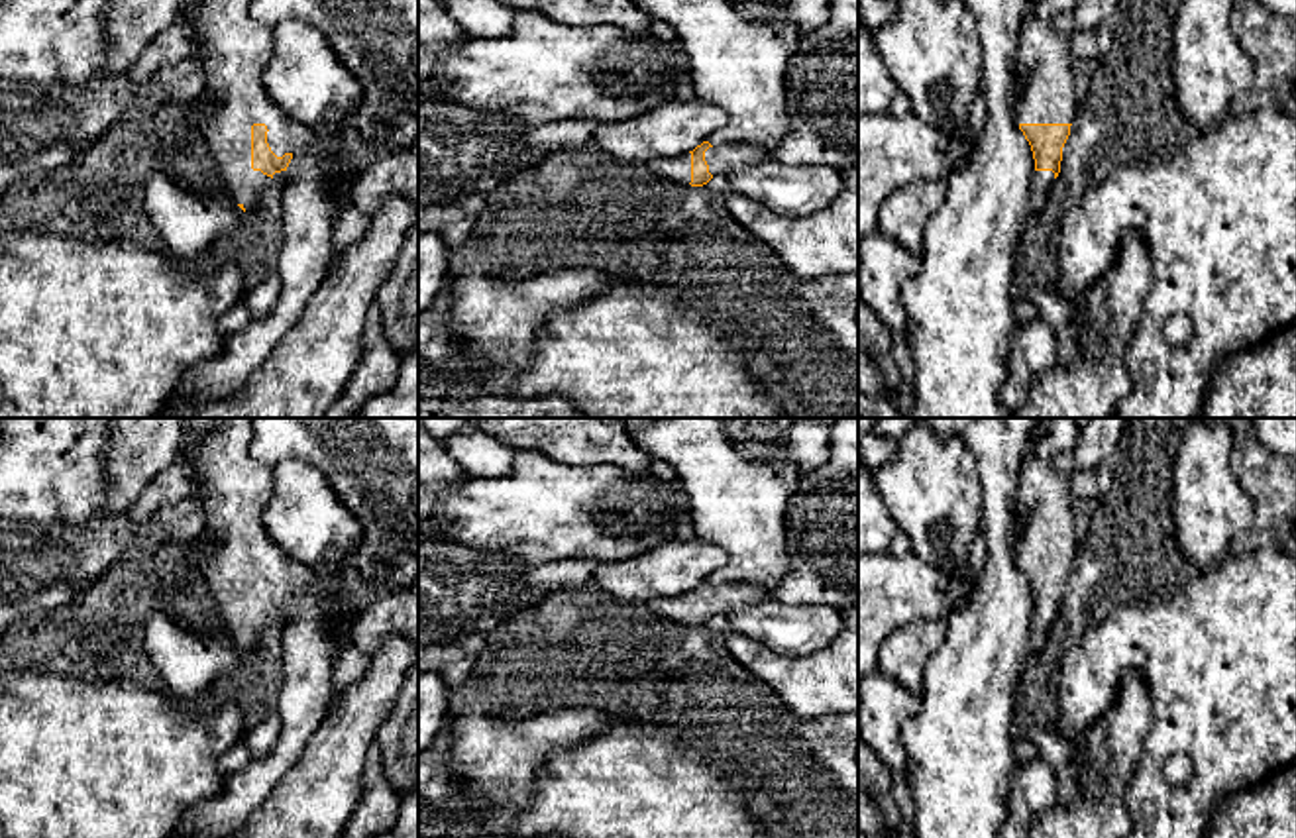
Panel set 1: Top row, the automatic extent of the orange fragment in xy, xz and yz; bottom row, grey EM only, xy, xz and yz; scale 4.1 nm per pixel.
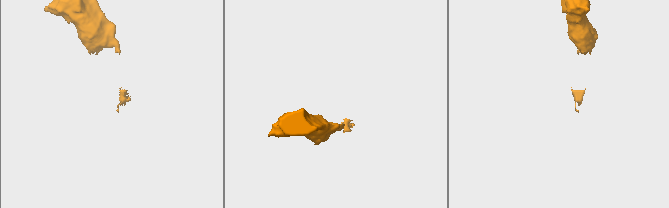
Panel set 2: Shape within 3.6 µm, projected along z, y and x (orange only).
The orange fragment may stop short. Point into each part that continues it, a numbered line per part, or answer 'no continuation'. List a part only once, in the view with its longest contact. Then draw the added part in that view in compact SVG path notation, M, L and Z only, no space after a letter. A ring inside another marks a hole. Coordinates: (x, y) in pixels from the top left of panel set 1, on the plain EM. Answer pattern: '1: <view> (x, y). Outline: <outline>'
1: xy (234, 485). Outline: M228 418L187 447L187 469L200 489L200 504L206 516L204 538L208 548L200 561L200 573L220 606L228 634L249 655L255 655L263 648L263 634L273 622L283 634L287 610L267 616L251 608L251 565L267 565L267 583L277 597L312 587L316 571L287 555L263 526L263 510L273 493L273 467L251 453L251 438L253 426L247 418Z

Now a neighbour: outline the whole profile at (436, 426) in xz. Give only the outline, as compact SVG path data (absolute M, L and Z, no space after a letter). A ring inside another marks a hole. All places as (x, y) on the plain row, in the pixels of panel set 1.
M418 418L418 422L442 444L448 442L467 420L465 418Z

